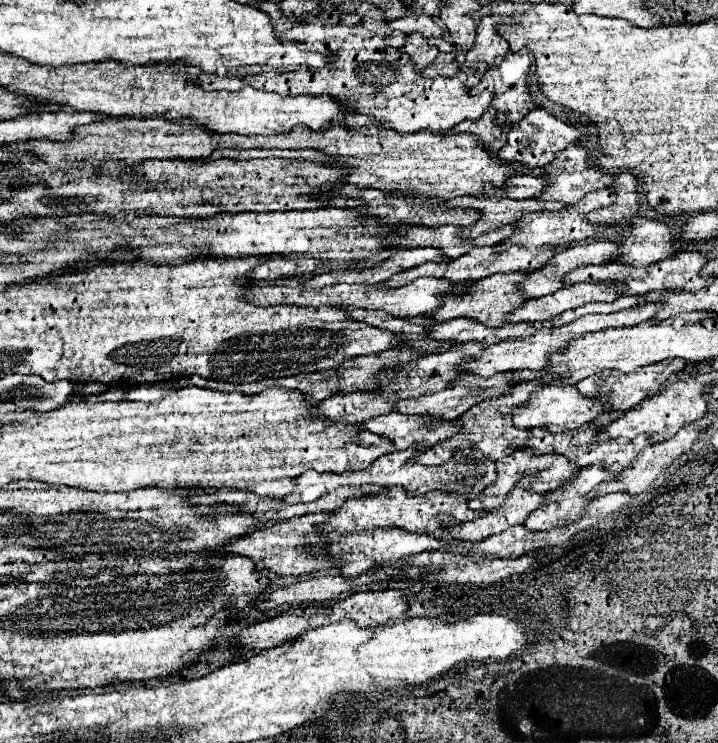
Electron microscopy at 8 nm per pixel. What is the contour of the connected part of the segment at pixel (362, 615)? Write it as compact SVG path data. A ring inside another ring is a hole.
M368 591L348 597L348 619L362 627L382 625L406 613L408 601L400 591Z

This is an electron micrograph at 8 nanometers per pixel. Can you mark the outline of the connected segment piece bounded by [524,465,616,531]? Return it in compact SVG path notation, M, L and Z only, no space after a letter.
M590 465L580 469L580 473L576 473L572 481L568 481L566 485L558 487L556 491L544 493L544 505L526 517L524 521L526 529L546 531L546 529L554 529L554 525L578 521L588 503L586 493L596 489L598 483L614 481L614 479L616 473L602 469L602 465Z

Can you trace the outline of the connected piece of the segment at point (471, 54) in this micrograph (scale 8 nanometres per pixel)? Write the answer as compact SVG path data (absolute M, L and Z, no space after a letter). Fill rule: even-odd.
M485 16L478 25L474 47L466 53L466 63L484 61L490 69L508 53L508 49L508 43L496 33L496 17Z

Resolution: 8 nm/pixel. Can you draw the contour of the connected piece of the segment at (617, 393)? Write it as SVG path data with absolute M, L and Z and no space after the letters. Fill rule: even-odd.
M666 359L666 361L658 361L654 365L648 365L648 367L638 367L632 373L604 369L592 377L578 381L578 385L574 385L574 387L586 397L602 397L602 401L606 401L606 405L610 405L610 411L628 411L634 405L638 405L642 399L646 399L648 395L656 393L668 377L676 375L684 367L686 367L686 361L682 361L682 359Z

